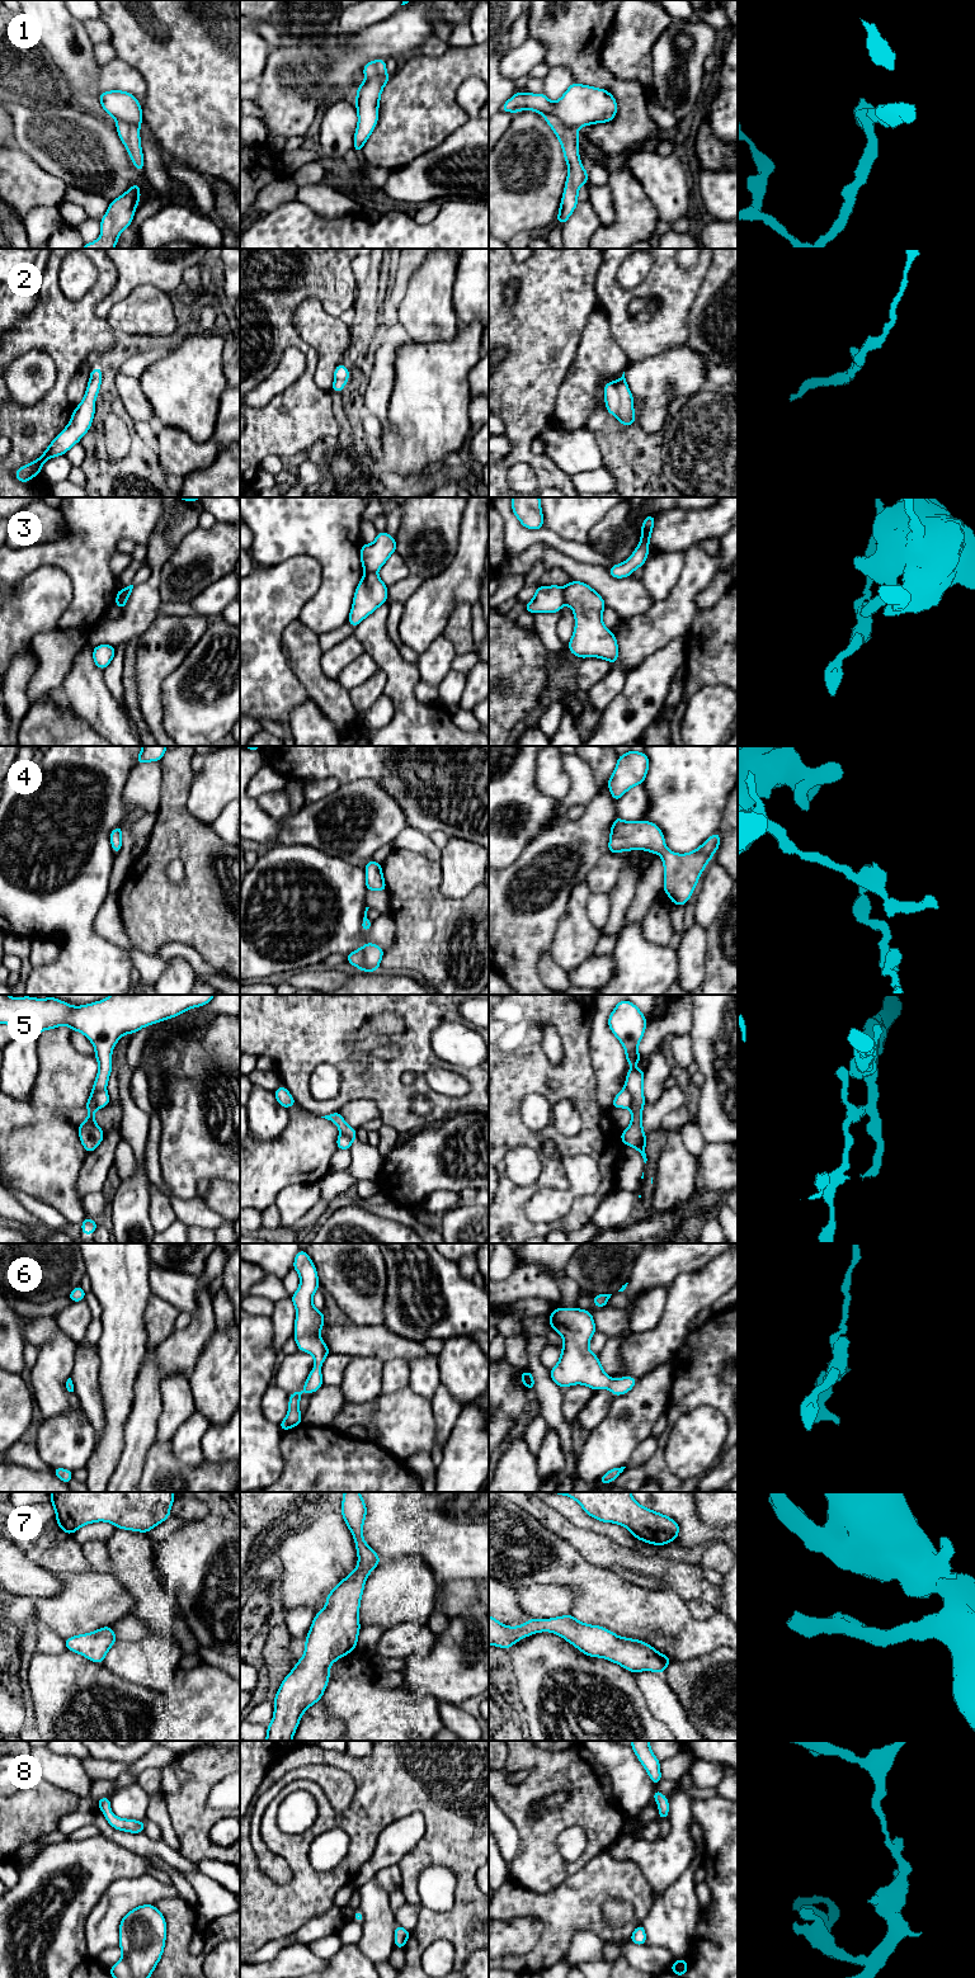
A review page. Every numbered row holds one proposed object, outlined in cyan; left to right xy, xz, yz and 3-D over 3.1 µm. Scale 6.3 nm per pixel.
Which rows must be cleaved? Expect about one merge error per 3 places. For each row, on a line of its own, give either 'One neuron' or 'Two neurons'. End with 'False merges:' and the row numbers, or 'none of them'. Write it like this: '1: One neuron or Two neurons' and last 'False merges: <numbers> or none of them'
1: Two neurons
2: One neuron
3: Two neurons
4: One neuron
5: Two neurons
6: One neuron
7: One neuron
8: One neuron
False merges: 1, 3, 5

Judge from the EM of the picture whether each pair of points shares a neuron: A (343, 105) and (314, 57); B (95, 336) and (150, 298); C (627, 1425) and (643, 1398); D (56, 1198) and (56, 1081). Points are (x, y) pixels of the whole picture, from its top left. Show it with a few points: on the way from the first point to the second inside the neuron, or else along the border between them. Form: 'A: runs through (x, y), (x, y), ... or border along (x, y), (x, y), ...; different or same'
A: border along (340, 95), (335, 97), (324, 108), (318, 119); different
B: border along (104, 319), (117, 334); different
C: runs through (631, 1419), (640, 1405); same
D: runs through (56, 1169), (56, 1110); same

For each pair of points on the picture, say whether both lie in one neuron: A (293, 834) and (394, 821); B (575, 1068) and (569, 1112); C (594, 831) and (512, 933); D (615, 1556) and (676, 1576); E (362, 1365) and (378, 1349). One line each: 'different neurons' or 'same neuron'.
A: same neuron
B: different neurons
C: same neuron
D: same neuron
E: different neurons

